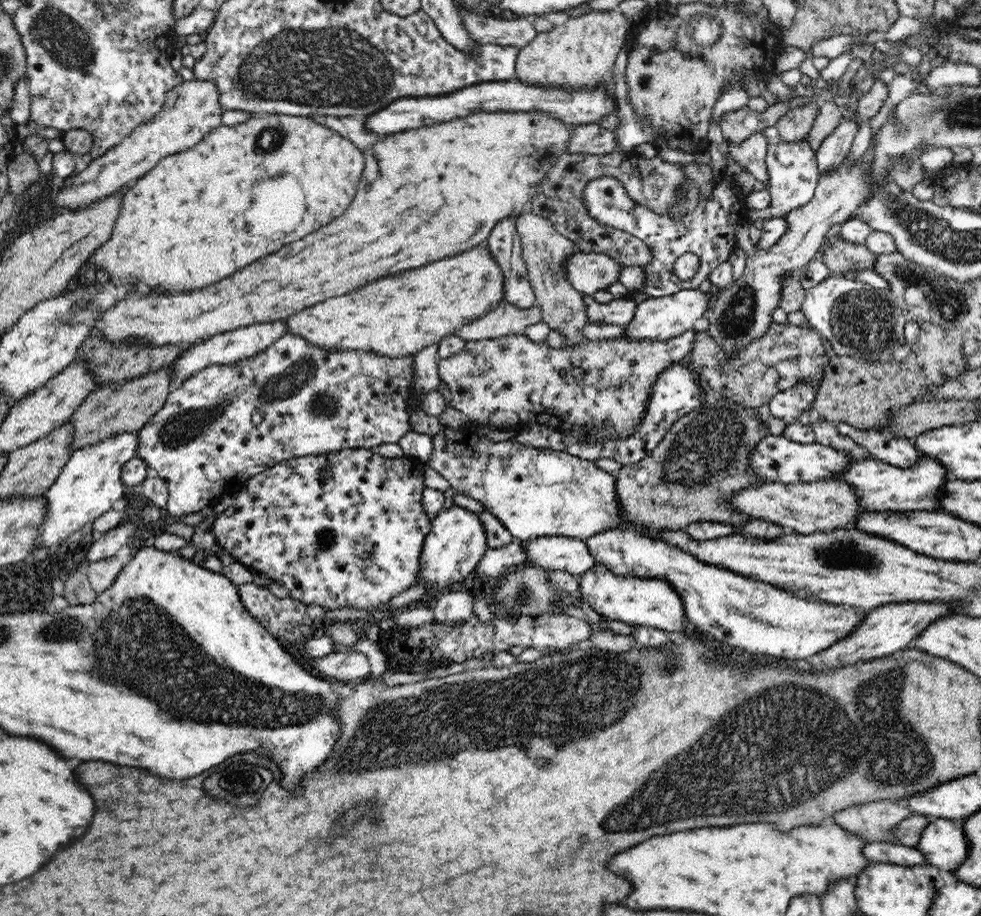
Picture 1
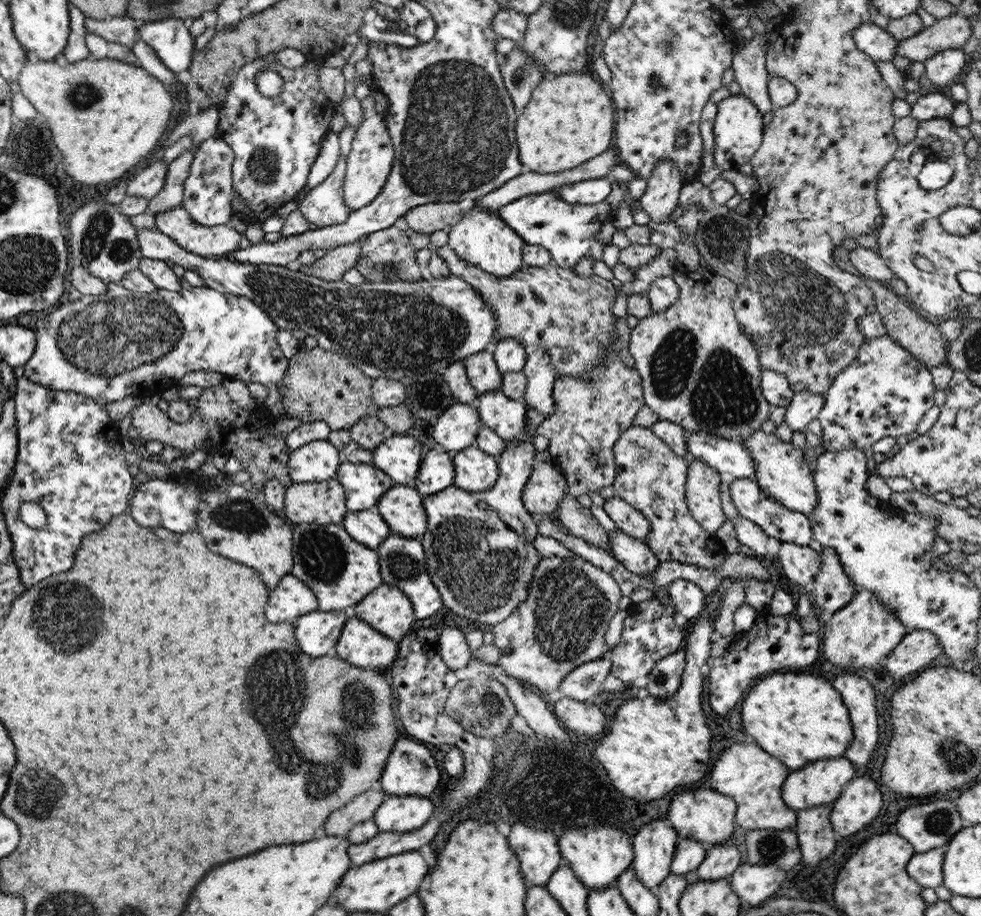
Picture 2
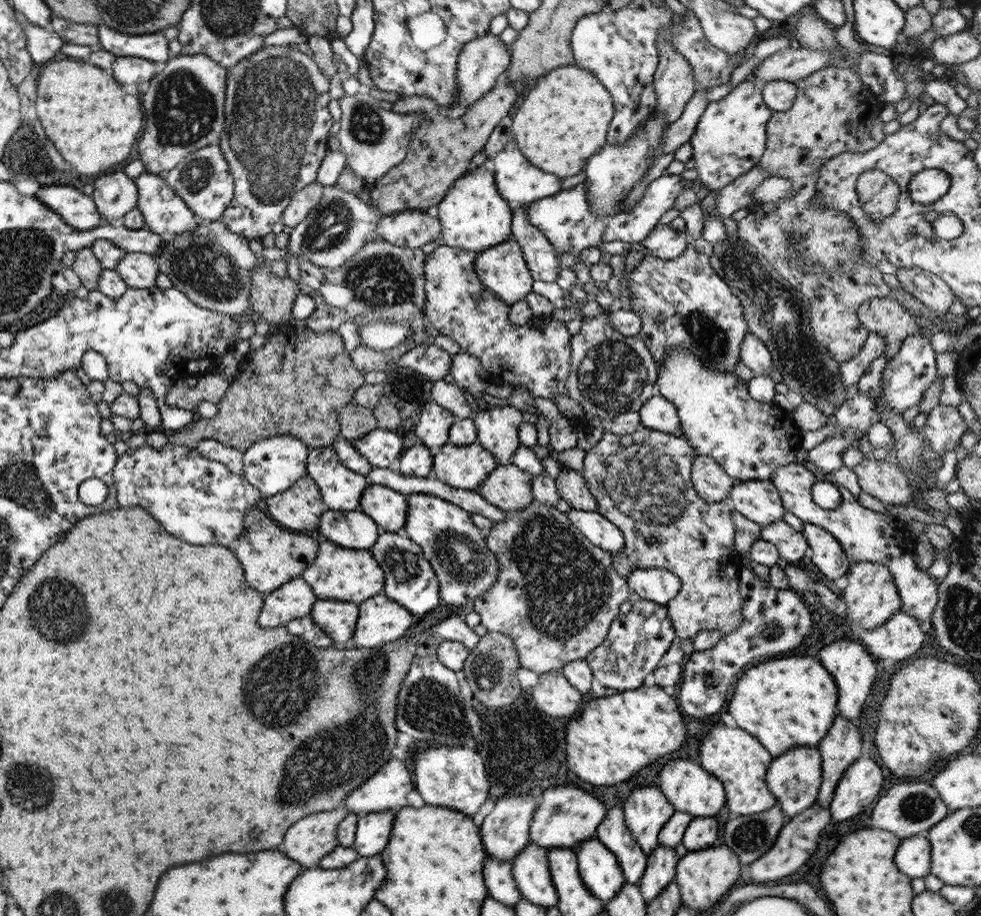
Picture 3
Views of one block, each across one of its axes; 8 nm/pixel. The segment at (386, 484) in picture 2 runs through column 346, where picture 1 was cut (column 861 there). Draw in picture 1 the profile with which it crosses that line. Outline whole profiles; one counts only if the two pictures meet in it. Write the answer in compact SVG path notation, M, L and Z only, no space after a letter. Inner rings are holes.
M922 456L916 466L907 469L889 465L874 458L853 462L844 472L838 472L830 479L852 485L852 489L856 491L856 499L858 499L860 510L864 509L868 512L882 512L885 510L906 512L917 510L936 511L936 508L938 508L937 491L942 482L948 479L948 476L946 476L944 467L938 461Z

